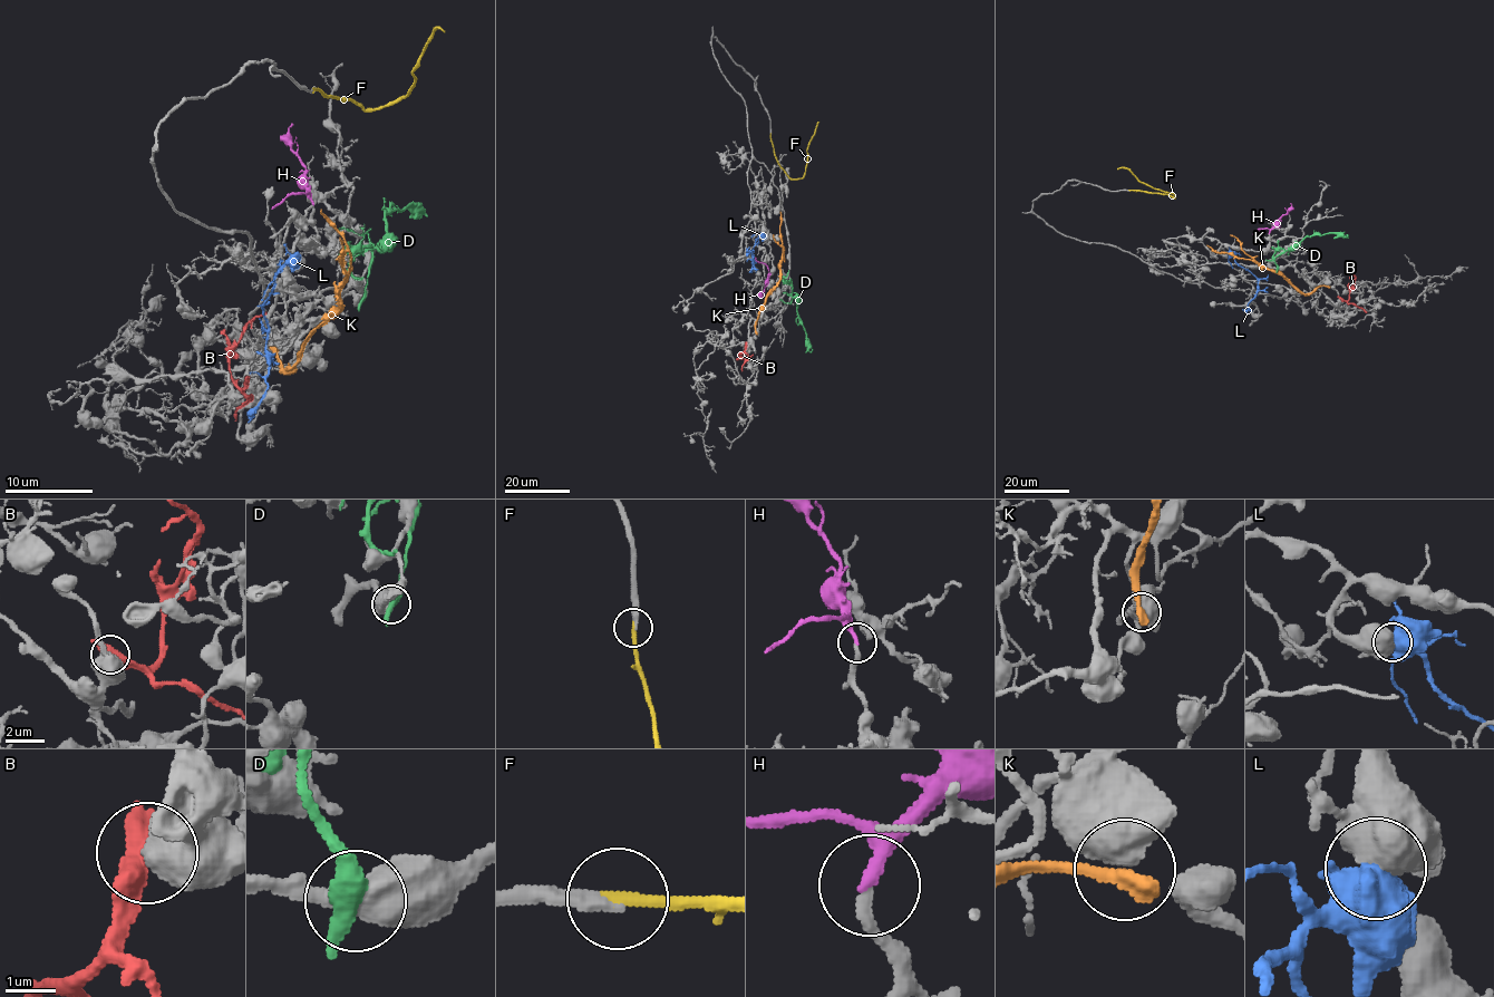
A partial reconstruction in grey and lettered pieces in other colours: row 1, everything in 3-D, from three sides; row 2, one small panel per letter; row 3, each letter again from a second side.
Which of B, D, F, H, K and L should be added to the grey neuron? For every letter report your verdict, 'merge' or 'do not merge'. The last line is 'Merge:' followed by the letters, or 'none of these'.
B: do not merge
D: do not merge
F: merge
H: merge
K: do not merge
L: merge
Merge: F, H, L

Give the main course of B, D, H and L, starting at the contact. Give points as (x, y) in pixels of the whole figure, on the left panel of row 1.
B: (248, 383), (241, 389), (236, 385), (230, 374), (230, 354), (245, 327), (265, 311)
D: (360, 301), (371, 250), (385, 236), (385, 216), (391, 210), (409, 205), (415, 214), (421, 214), (424, 207)
H: (313, 203), (304, 168), (292, 148), (290, 131), (294, 124)
L: (294, 263), (288, 263), (274, 279), (272, 292), (263, 306), (268, 374), (265, 396), (252, 414), (256, 412)

